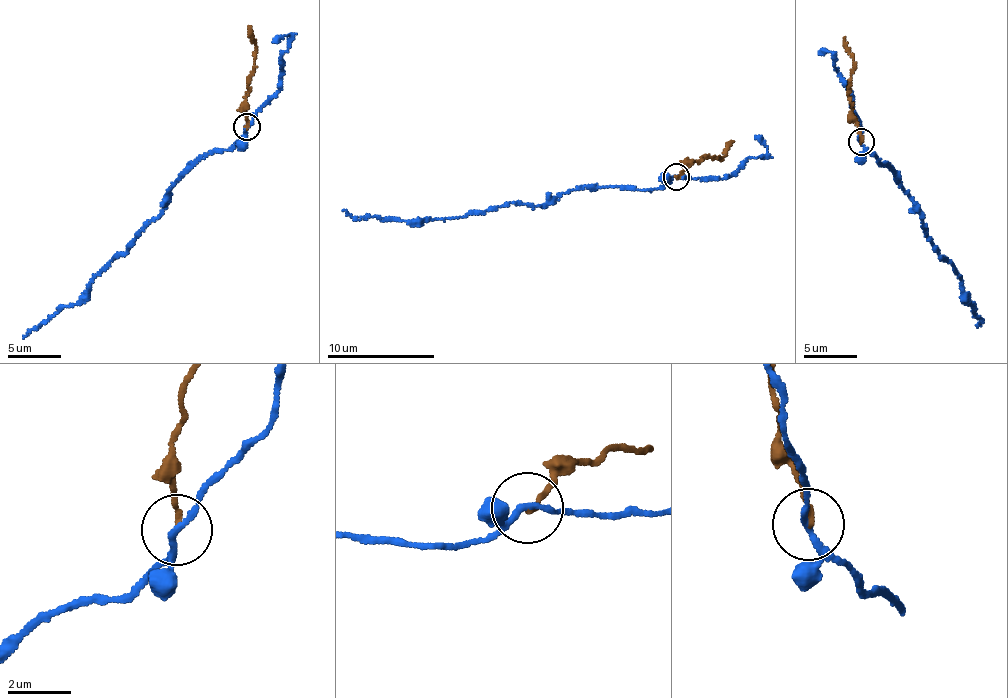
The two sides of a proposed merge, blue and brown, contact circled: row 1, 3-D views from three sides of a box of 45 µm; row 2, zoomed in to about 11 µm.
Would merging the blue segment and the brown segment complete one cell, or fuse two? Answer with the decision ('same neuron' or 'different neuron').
different neuron

